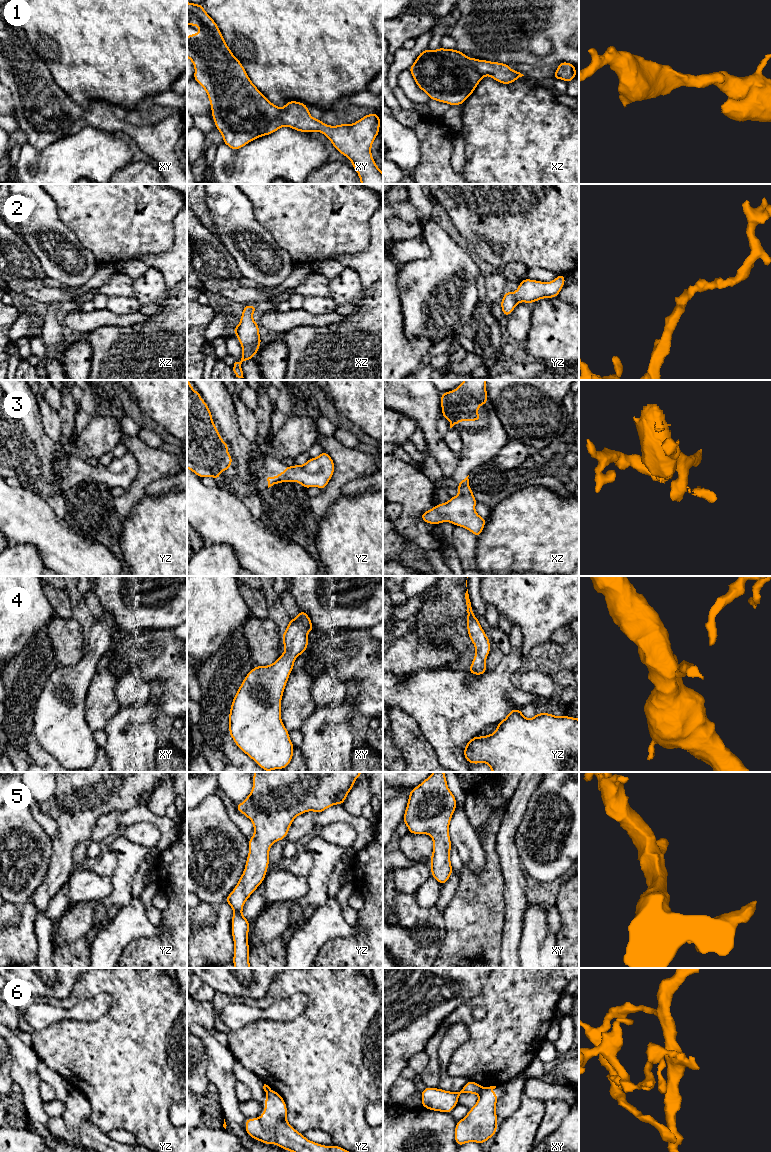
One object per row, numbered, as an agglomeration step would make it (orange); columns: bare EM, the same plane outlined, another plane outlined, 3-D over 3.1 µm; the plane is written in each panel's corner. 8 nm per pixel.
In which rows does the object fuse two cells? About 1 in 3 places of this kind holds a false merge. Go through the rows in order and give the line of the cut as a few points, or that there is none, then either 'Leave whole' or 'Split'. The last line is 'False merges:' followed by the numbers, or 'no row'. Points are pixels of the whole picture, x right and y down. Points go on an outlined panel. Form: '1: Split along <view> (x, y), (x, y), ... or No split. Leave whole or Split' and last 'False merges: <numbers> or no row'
1: No split. Leave whole
2: No split. Leave whole
3: No split. Leave whole
4: No split. Leave whole
5: No split. Leave whole
6: Split along xy (483, 1088), (478, 1093). Split
False merges: 6

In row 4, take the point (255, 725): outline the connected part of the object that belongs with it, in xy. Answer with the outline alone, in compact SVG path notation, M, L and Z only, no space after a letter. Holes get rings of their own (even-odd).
M299 610L298 616L295 619L291 618L286 631L282 634L282 642L285 648L284 653L271 665L255 666L242 681L231 703L229 734L238 748L266 772L274 769L285 769L293 757L293 750L295 747L290 740L289 732L281 720L281 700L289 675L294 668L294 661L297 656L304 654L309 644L307 634L311 630L314 630L314 627L308 614Z

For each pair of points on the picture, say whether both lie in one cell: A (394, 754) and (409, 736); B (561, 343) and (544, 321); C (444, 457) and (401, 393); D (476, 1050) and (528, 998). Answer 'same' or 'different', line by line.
A: different
B: same
C: same
D: same

